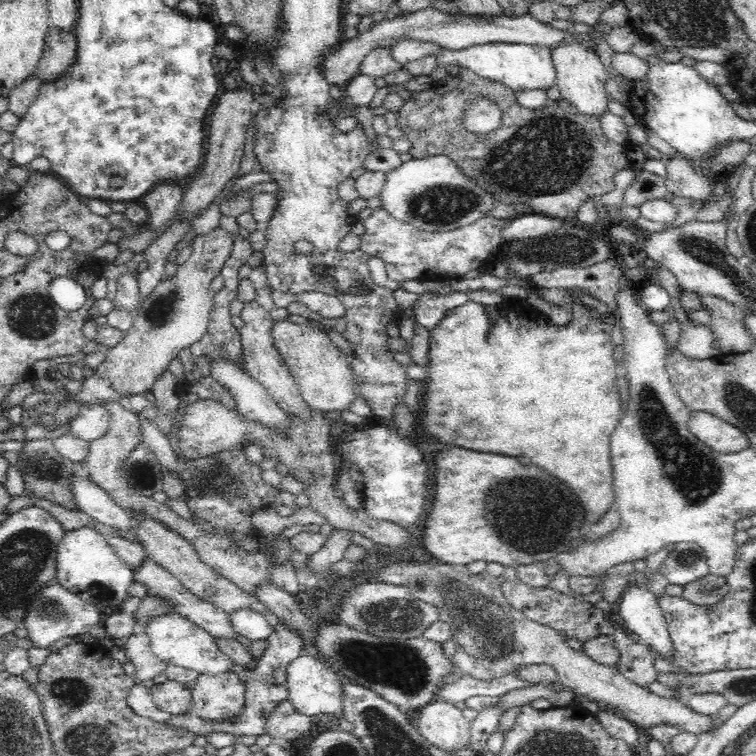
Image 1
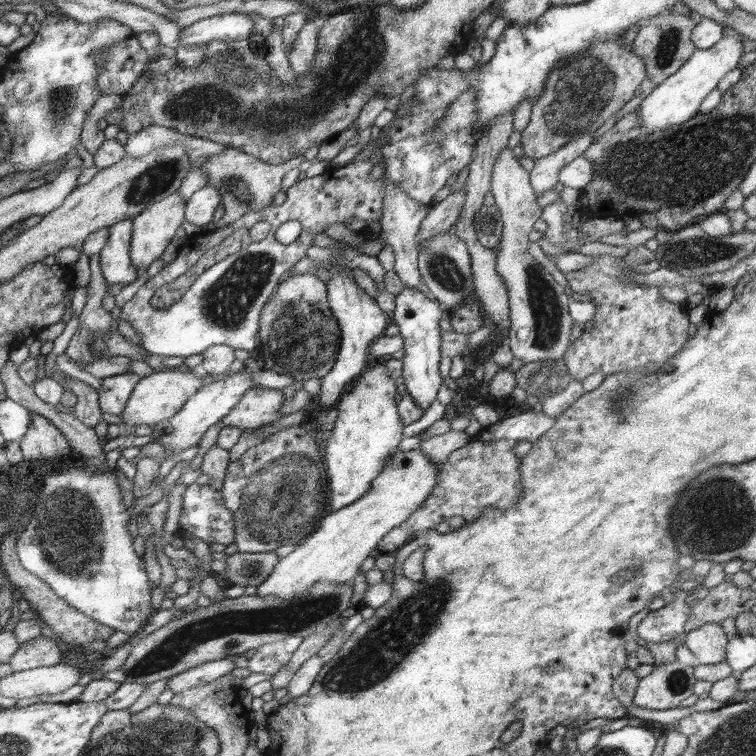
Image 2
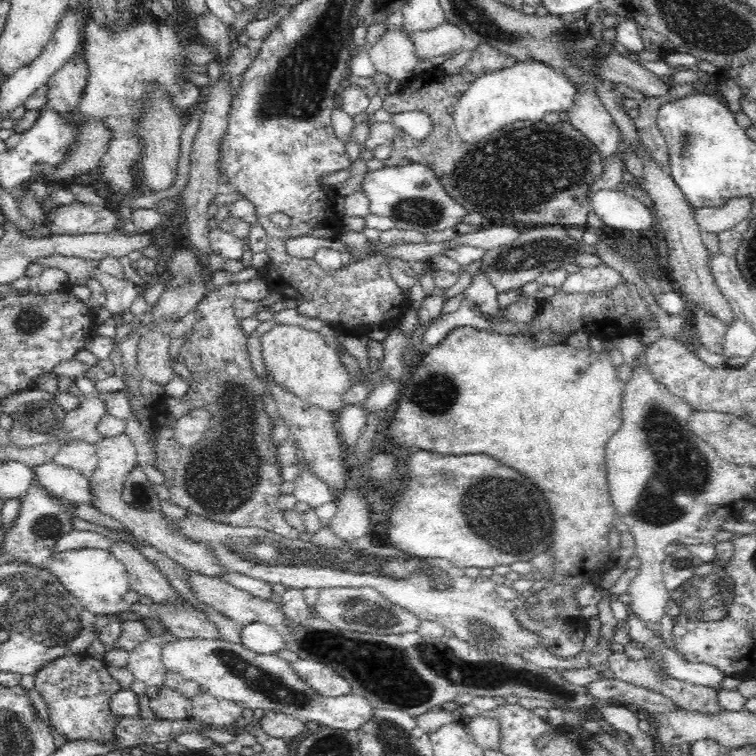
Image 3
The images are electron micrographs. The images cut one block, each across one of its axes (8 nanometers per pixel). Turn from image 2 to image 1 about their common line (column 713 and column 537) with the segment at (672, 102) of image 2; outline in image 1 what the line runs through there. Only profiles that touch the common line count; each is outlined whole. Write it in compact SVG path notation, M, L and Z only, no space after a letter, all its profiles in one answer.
M508 43L472 46L460 51L450 51L442 47L441 52L436 55L436 61L438 64L468 68L474 71L478 77L490 80L490 82L500 82L514 92L548 90L557 82L557 73L551 50L545 47Z

